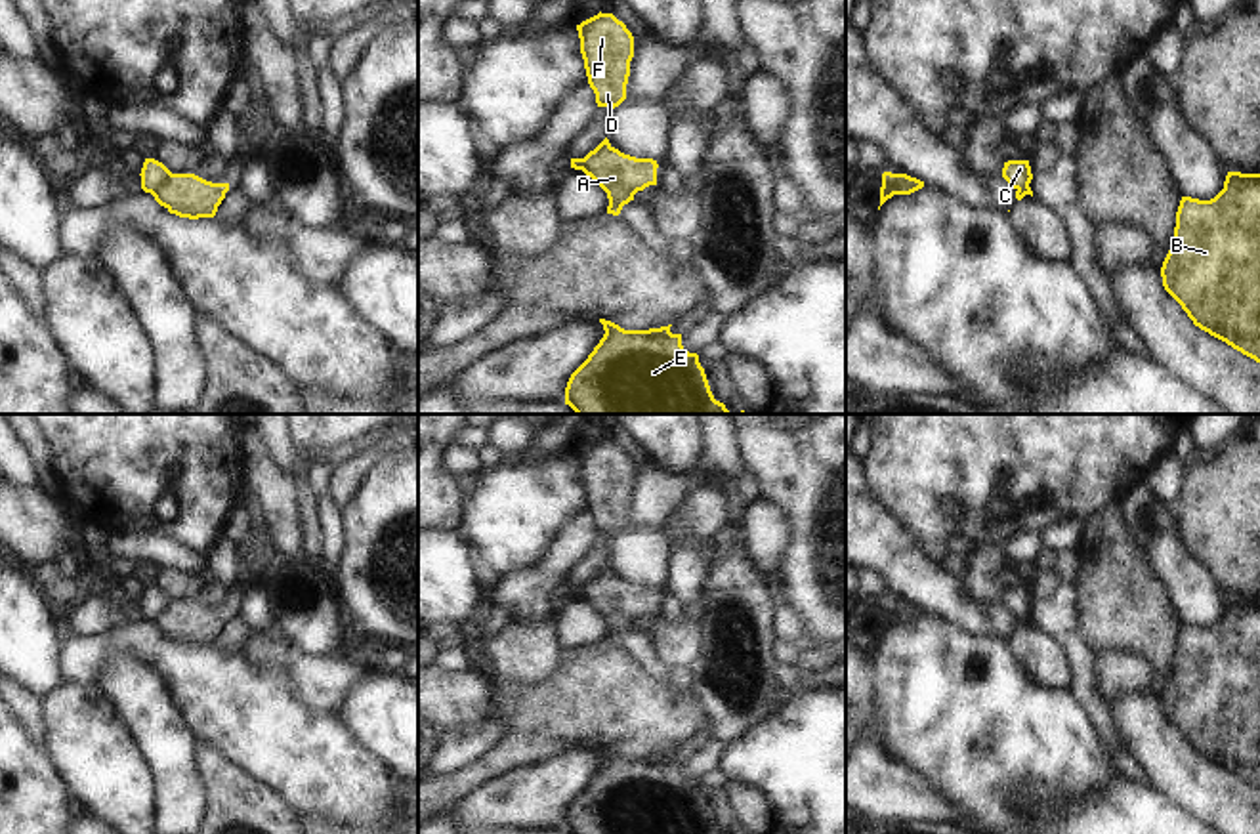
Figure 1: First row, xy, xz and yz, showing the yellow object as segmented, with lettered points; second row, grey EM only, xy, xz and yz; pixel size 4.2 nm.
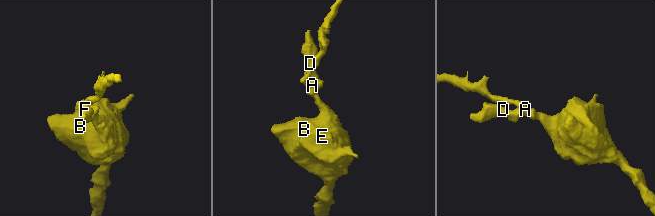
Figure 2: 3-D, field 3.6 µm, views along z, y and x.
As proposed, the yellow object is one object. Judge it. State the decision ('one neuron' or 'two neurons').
two neurons

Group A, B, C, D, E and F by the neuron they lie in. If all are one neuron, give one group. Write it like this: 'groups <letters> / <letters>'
groups A B D E F / C

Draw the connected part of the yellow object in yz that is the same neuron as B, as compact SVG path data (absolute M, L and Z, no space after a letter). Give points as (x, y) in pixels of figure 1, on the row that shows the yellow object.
M1228 172L1224 189L1210 200L1182 197L1161 277L1195 326L1260 363L1260 174Z

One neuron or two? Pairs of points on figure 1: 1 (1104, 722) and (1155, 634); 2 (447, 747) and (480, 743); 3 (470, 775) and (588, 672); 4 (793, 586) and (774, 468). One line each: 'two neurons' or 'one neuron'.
1: two neurons
2: one neuron
3: one neuron
4: one neuron

